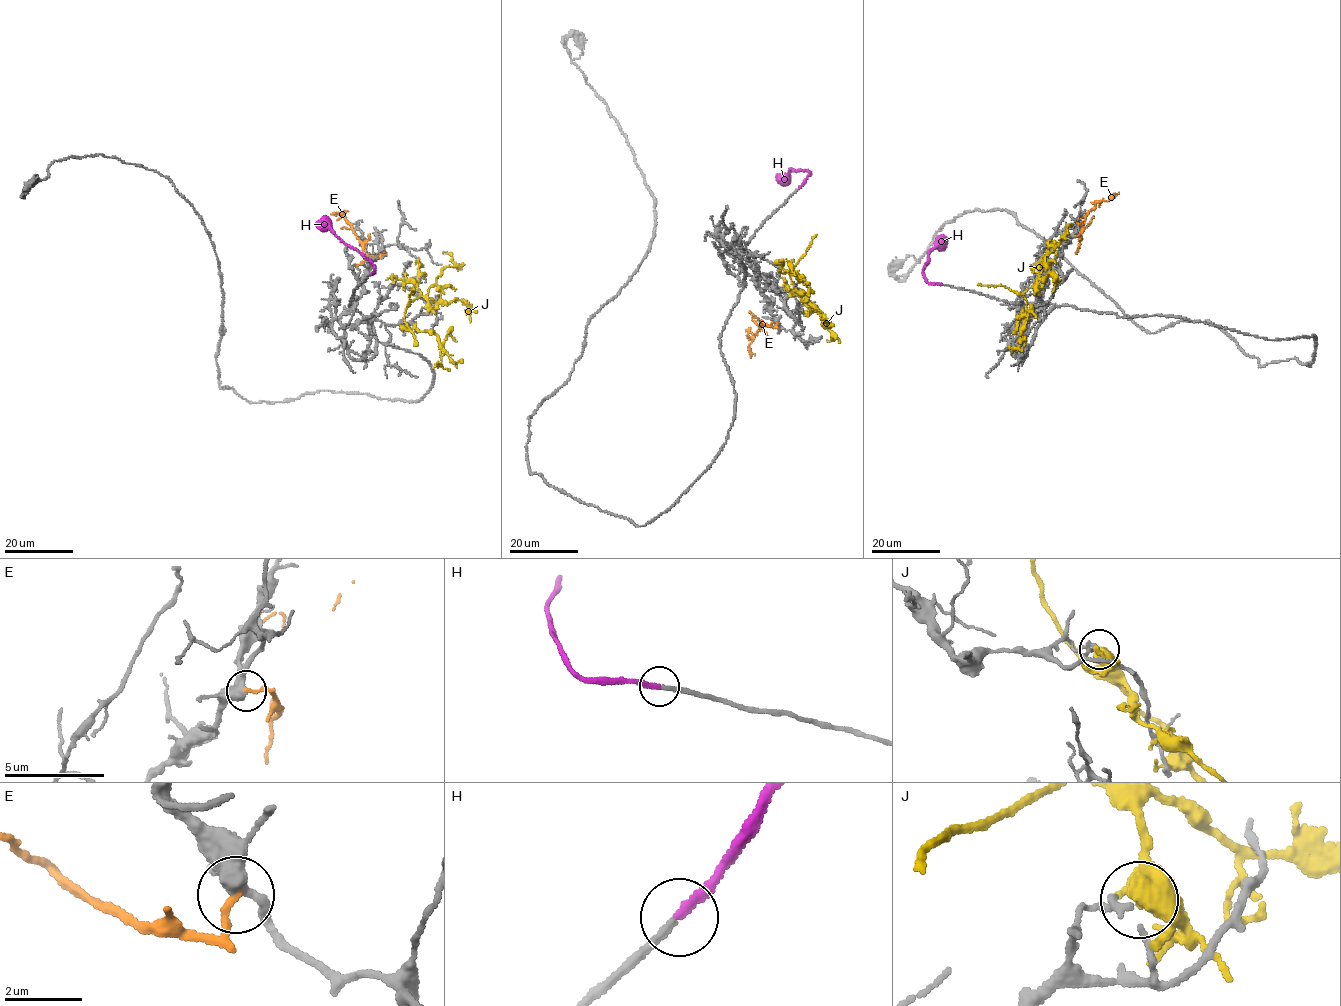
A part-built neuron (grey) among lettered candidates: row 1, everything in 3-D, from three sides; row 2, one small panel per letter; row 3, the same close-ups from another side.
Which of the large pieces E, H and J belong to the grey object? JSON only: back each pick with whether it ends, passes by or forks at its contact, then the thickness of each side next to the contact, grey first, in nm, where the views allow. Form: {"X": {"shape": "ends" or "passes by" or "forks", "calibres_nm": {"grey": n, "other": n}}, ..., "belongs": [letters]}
{"H": {"shape": "ends", "calibres_nm": {"grey": 200, "other": 240}}, "belongs": ["H"]}

